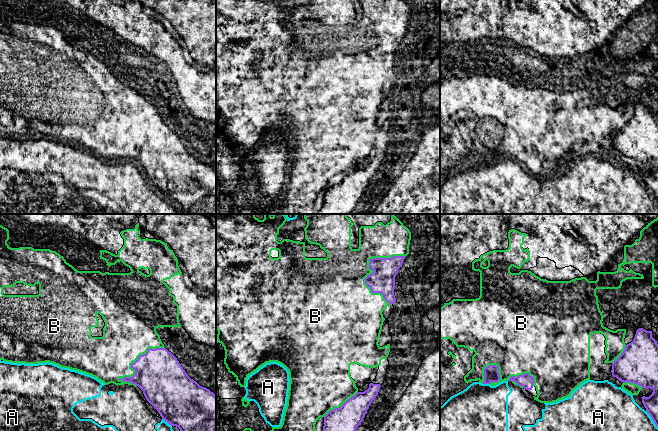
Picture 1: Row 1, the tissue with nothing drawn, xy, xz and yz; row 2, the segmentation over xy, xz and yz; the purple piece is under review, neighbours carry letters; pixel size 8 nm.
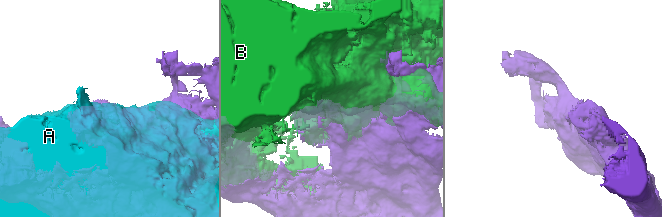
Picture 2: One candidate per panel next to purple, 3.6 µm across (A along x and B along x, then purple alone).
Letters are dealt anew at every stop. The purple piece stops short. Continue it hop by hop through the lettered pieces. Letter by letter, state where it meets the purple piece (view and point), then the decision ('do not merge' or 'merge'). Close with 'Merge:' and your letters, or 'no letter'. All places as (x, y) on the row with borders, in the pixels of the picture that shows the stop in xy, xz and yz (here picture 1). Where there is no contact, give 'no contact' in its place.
A: contact xy (167, 422); do not merge
B: contact xz (370, 269); merge
Merge: B

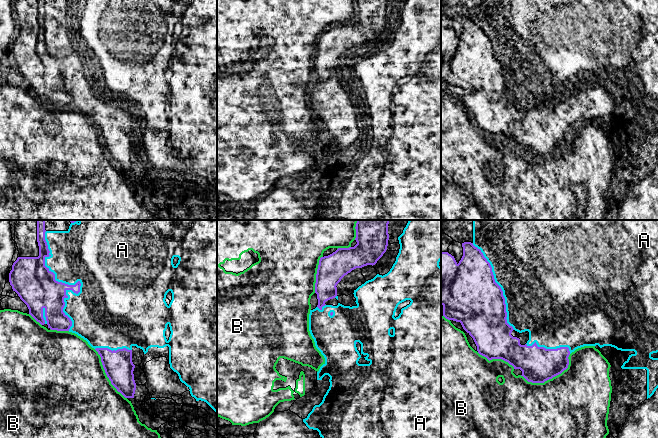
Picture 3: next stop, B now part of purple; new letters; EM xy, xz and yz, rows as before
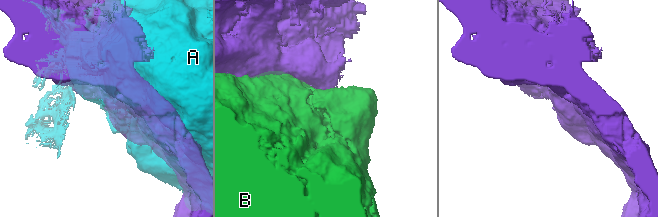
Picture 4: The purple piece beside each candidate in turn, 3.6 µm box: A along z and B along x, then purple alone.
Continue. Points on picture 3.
A: contact xy (73, 285); do not merge
B: contact yz (550, 378); do not merge
Merge: no letter

